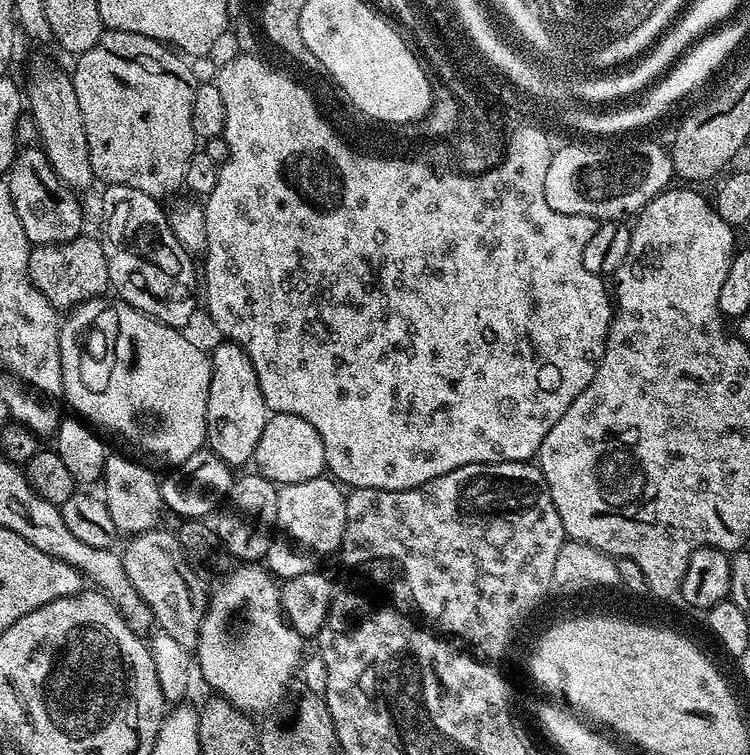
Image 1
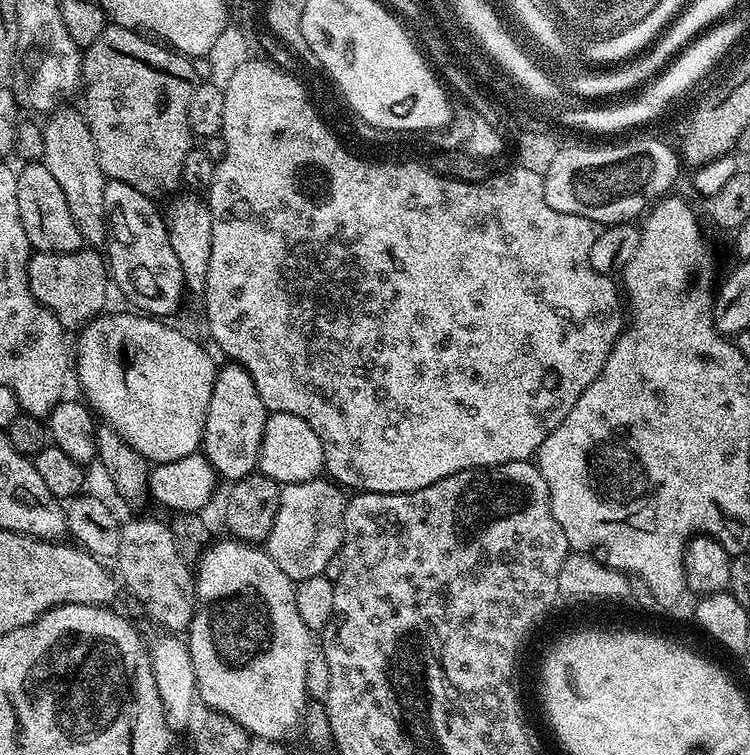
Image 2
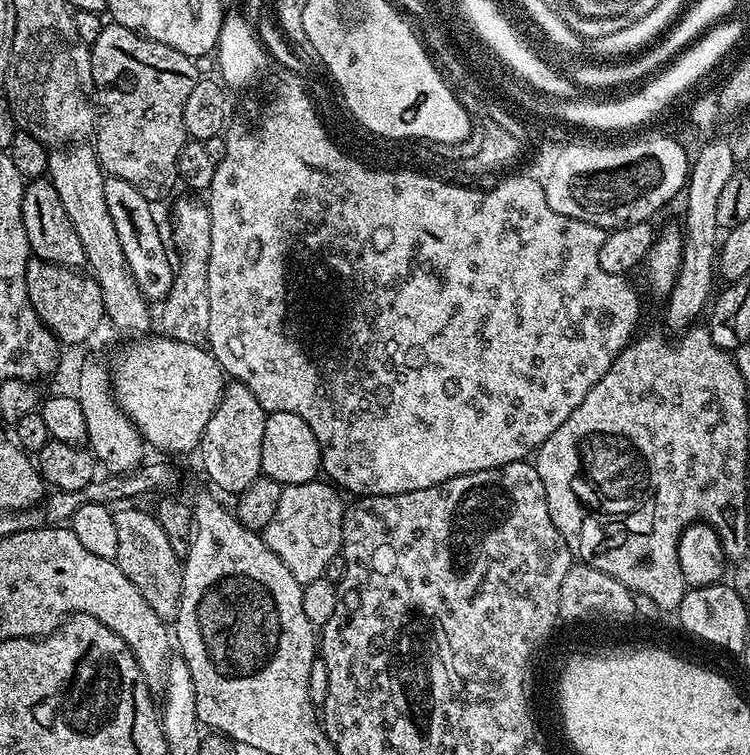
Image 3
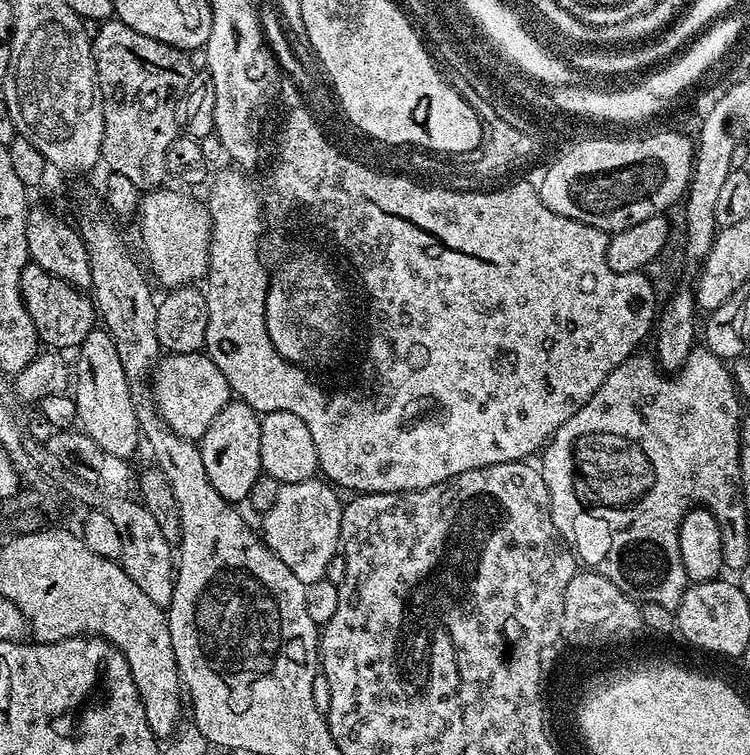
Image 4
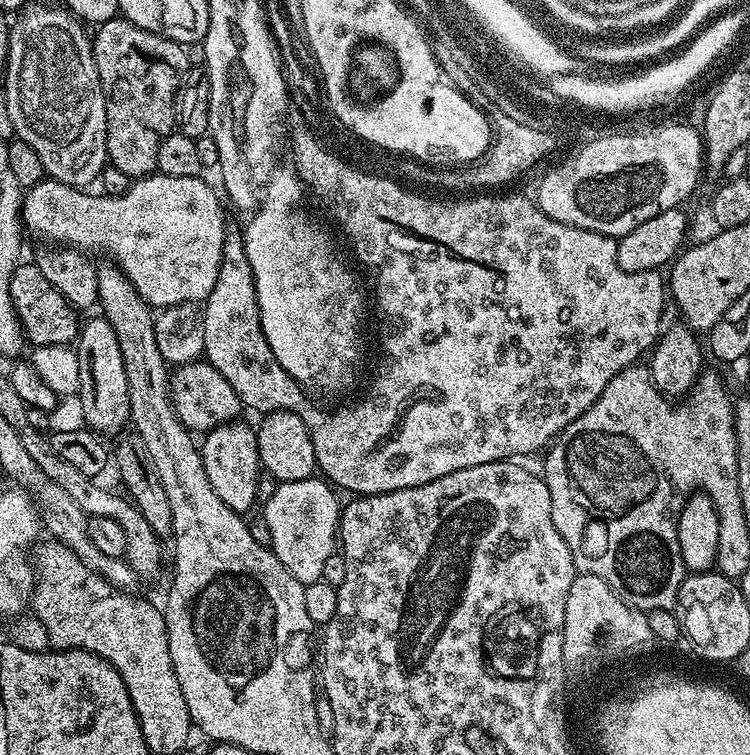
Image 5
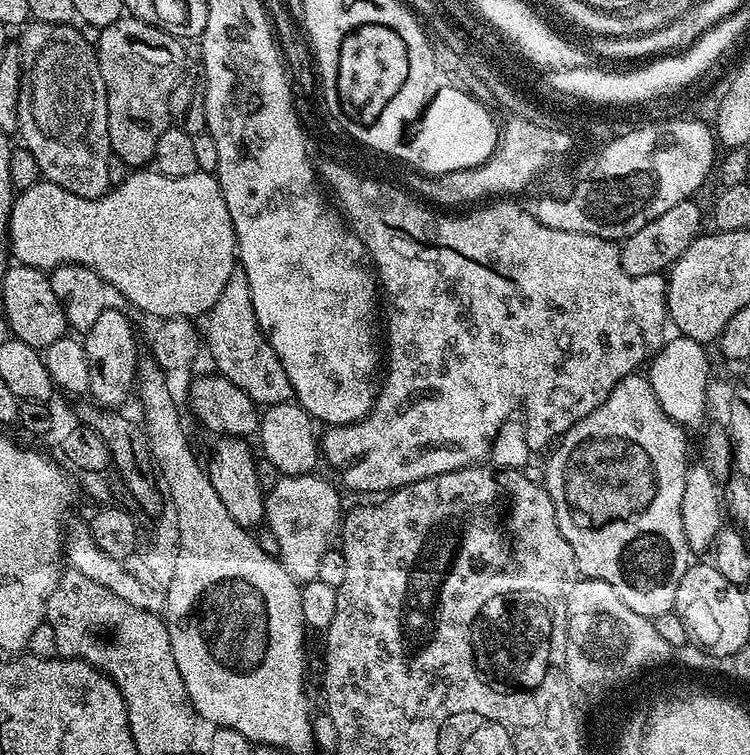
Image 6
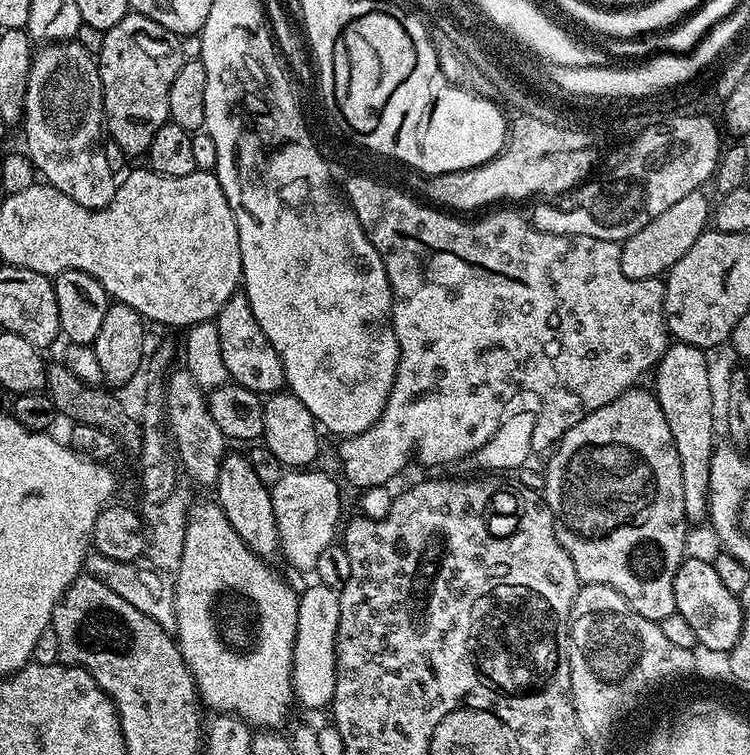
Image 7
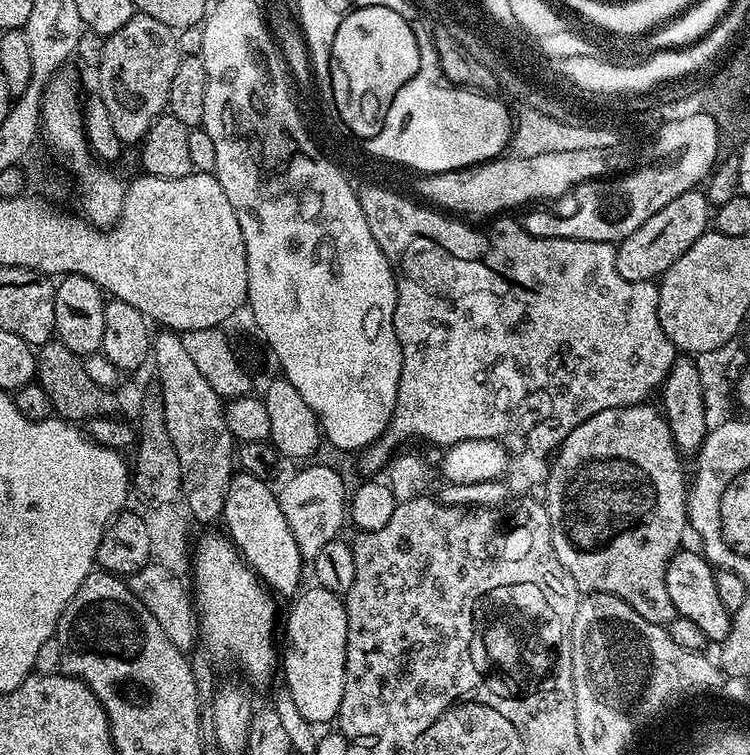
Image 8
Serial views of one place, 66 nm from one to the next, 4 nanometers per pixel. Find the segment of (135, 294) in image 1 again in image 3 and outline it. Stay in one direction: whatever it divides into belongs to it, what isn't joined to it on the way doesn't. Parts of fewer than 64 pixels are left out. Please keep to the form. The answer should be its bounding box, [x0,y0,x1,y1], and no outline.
[103,176,174,300]

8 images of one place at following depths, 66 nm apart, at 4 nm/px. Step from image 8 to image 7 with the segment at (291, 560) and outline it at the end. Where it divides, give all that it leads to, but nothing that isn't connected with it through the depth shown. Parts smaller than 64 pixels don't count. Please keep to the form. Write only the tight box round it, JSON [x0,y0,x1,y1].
[214,454,280,558]

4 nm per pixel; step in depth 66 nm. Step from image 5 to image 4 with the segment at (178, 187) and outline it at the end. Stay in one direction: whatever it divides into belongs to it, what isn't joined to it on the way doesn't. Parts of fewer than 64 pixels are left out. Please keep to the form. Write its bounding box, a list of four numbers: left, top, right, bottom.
[138,186,212,290]

